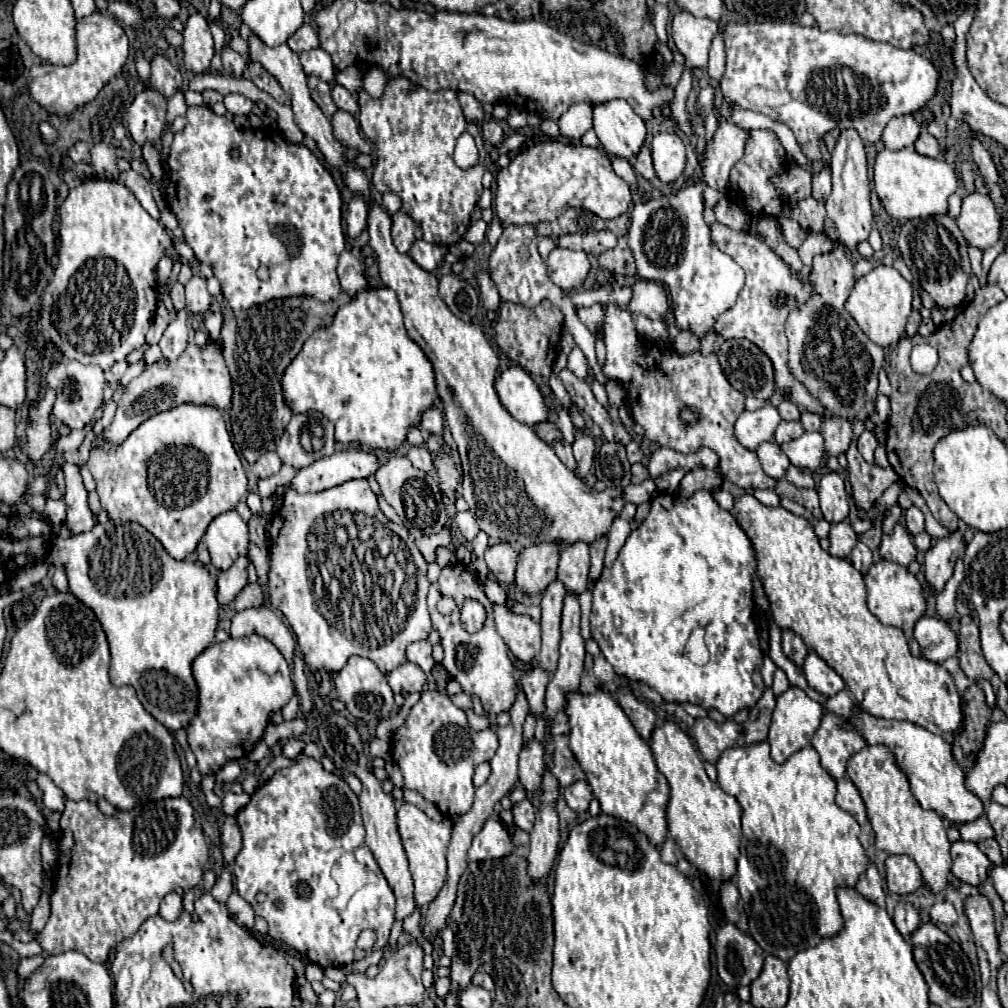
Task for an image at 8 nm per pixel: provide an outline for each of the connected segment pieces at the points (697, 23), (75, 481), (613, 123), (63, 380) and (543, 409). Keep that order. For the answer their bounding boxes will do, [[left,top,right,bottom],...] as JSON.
[[672,11,718,69],[62,465,96,533],[592,99,646,159],[44,359,106,429],[496,367,550,427]]

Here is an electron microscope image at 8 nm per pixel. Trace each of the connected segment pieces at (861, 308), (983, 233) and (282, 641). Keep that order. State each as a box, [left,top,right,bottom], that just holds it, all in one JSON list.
[[846,265,912,347],[956,191,1000,249],[230,605,296,667]]

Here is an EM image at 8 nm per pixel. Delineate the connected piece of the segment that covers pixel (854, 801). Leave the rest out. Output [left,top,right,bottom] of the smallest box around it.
[836,777,868,825]

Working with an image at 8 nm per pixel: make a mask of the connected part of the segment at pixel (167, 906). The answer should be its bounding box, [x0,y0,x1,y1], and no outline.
[160,893,182,921]

